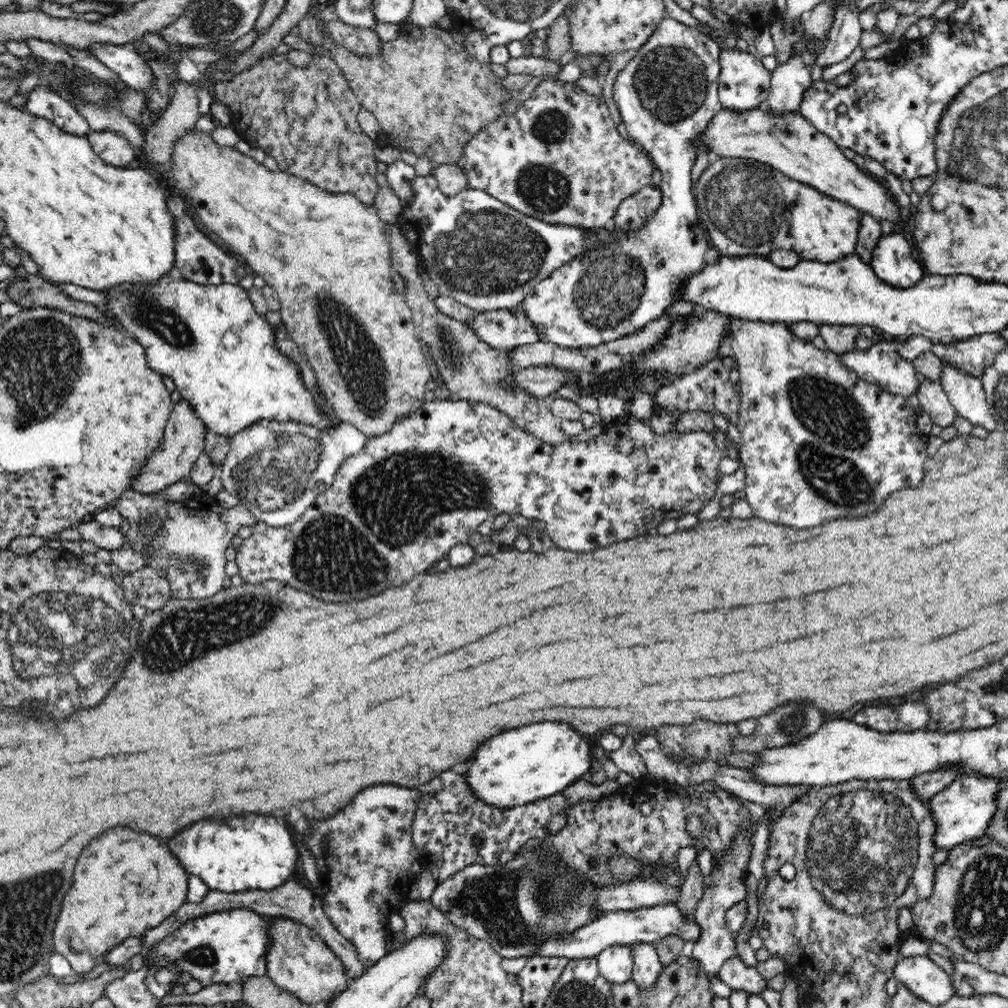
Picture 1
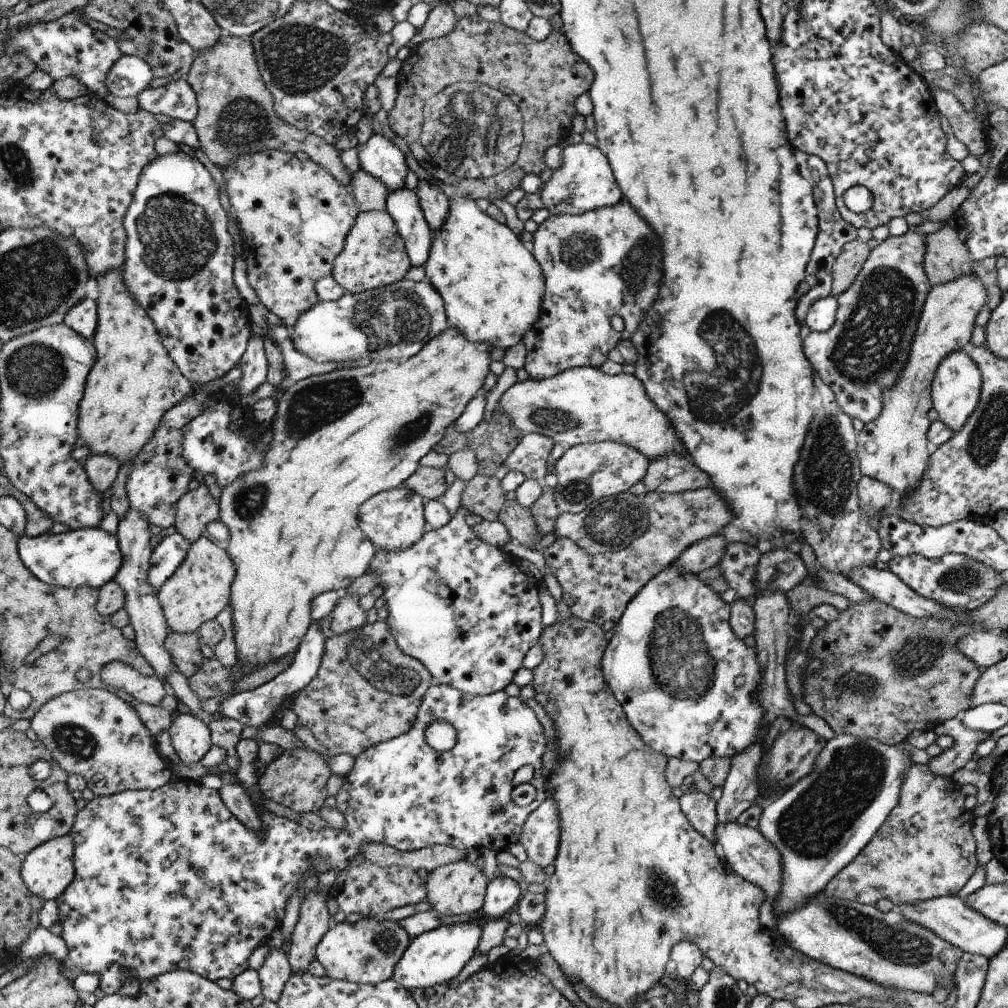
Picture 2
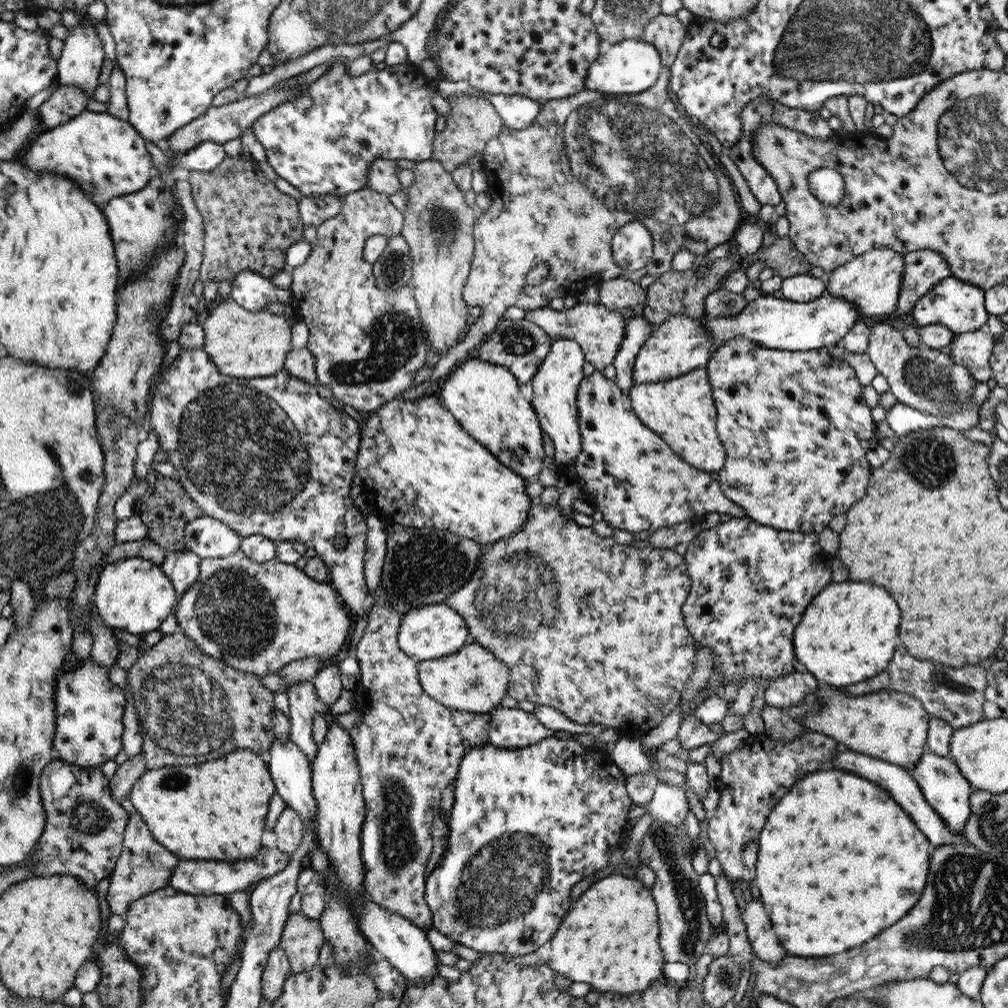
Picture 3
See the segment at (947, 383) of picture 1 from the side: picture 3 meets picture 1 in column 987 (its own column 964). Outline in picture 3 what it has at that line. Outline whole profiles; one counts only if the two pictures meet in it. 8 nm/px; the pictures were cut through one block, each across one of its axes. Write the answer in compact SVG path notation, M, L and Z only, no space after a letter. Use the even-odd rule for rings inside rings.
M978 381L969 402L961 402L956 411L944 415L942 419L924 411L918 411L910 406L897 403L886 412L886 422L894 430L896 438L906 436L908 432L930 429L936 426L946 426L956 430L966 430L978 426L980 409L990 396L992 383Z

